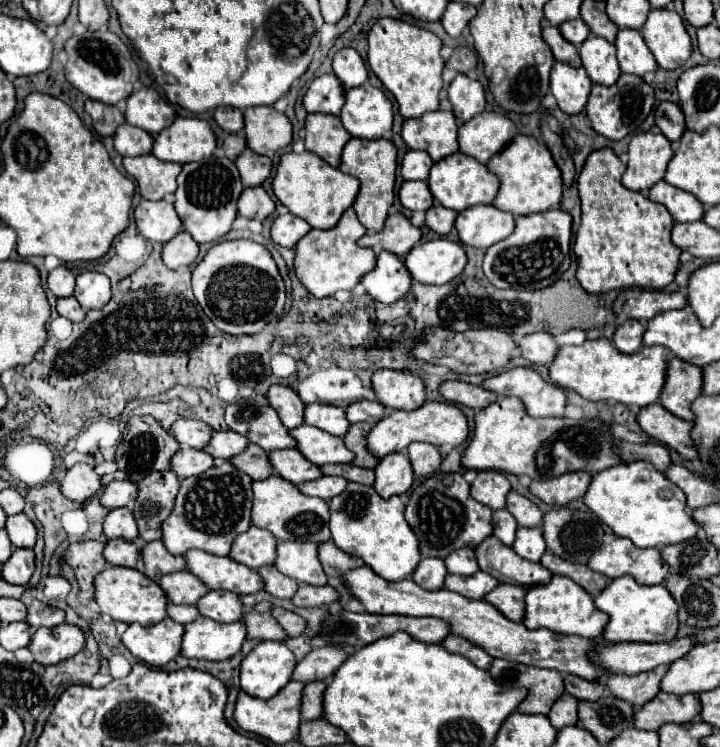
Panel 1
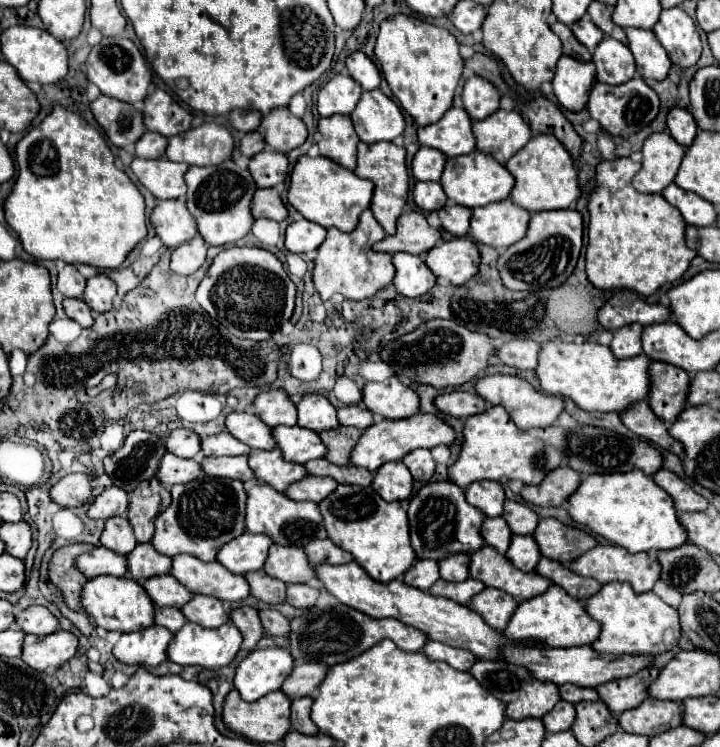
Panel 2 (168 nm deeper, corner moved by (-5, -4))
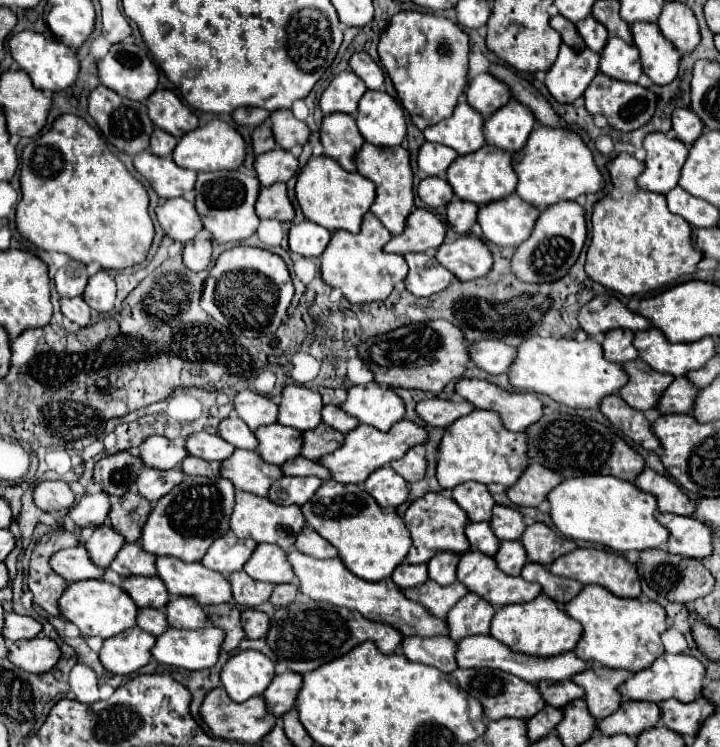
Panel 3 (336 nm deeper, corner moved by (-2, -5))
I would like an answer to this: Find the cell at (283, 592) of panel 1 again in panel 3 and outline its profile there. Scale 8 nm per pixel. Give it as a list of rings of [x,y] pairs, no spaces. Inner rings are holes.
[[[232,572],[228,576],[228,580],[232,584],[232,594],[238,604],[258,606],[258,604],[268,602],[274,592],[274,584],[248,578],[246,572]]]

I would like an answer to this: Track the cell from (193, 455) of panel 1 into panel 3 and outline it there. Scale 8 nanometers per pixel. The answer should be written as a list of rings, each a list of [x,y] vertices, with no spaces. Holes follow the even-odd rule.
[[[142,468],[136,480],[136,490],[144,494],[144,498],[156,502],[158,498],[166,496],[174,486],[184,480],[184,472],[180,468],[172,470],[156,470],[156,468]]]

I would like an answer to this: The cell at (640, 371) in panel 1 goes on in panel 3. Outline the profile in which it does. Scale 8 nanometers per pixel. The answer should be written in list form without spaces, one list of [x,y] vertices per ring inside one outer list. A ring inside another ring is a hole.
[[[532,336],[518,346],[518,356],[510,368],[510,384],[514,388],[546,394],[552,400],[580,410],[594,410],[600,400],[618,394],[628,382],[628,374],[620,364],[608,362],[602,354],[602,346],[594,340],[568,340],[568,338],[542,338]]]

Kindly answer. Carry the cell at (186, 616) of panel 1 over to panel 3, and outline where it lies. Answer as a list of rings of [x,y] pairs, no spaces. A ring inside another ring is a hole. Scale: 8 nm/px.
[[[140,608],[138,610],[138,626],[154,636],[160,636],[160,634],[164,634],[164,630],[168,630],[166,612],[156,610],[156,608]]]

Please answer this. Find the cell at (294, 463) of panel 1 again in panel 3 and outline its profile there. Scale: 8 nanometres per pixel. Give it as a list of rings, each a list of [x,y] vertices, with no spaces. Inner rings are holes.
[[[236,450],[222,462],[222,476],[232,480],[236,488],[258,496],[268,496],[272,482],[284,476],[280,466],[272,466],[252,450]]]

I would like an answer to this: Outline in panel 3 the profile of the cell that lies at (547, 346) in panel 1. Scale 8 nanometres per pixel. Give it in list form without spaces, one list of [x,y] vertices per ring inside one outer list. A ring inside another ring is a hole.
[[[480,340],[470,346],[470,358],[488,374],[504,374],[516,358],[516,348],[500,340]]]

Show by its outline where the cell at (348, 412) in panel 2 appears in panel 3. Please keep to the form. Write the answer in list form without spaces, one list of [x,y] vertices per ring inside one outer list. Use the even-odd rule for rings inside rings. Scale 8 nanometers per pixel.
[[[324,406],[324,410],[322,410],[322,422],[328,424],[328,426],[332,426],[334,430],[344,432],[344,434],[348,434],[350,430],[354,430],[360,424],[354,416],[346,414],[340,406]]]

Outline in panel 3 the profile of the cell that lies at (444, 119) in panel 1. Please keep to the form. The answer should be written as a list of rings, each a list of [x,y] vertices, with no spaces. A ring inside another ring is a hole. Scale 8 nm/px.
[[[460,100],[450,118],[424,130],[424,138],[428,142],[450,146],[458,154],[470,154],[484,146],[482,124],[484,118],[476,110],[472,110],[466,100]]]

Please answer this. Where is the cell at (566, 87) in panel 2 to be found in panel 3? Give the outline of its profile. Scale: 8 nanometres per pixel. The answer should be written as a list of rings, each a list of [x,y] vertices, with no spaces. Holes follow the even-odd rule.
[[[562,44],[558,60],[548,70],[544,82],[552,98],[562,104],[574,104],[598,74],[598,60],[598,54],[588,48],[580,52]]]

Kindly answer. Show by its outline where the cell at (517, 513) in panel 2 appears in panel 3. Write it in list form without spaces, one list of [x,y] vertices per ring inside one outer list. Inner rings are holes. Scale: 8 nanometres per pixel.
[[[496,504],[492,510],[490,526],[500,540],[518,540],[526,530],[524,516],[516,508]]]

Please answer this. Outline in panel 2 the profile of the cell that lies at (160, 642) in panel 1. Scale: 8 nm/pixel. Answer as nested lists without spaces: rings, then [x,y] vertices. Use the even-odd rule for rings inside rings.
[[[151,625],[141,631],[123,633],[121,639],[113,647],[113,655],[117,661],[125,665],[151,665],[157,667],[167,659],[167,645],[173,639],[173,633]]]

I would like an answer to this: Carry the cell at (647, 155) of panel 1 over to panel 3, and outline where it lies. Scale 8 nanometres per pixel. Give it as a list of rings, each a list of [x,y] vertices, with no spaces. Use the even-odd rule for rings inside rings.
[[[652,132],[644,138],[646,168],[636,178],[640,190],[666,194],[678,184],[680,170],[688,158],[688,148],[678,138],[668,138],[662,132]]]

